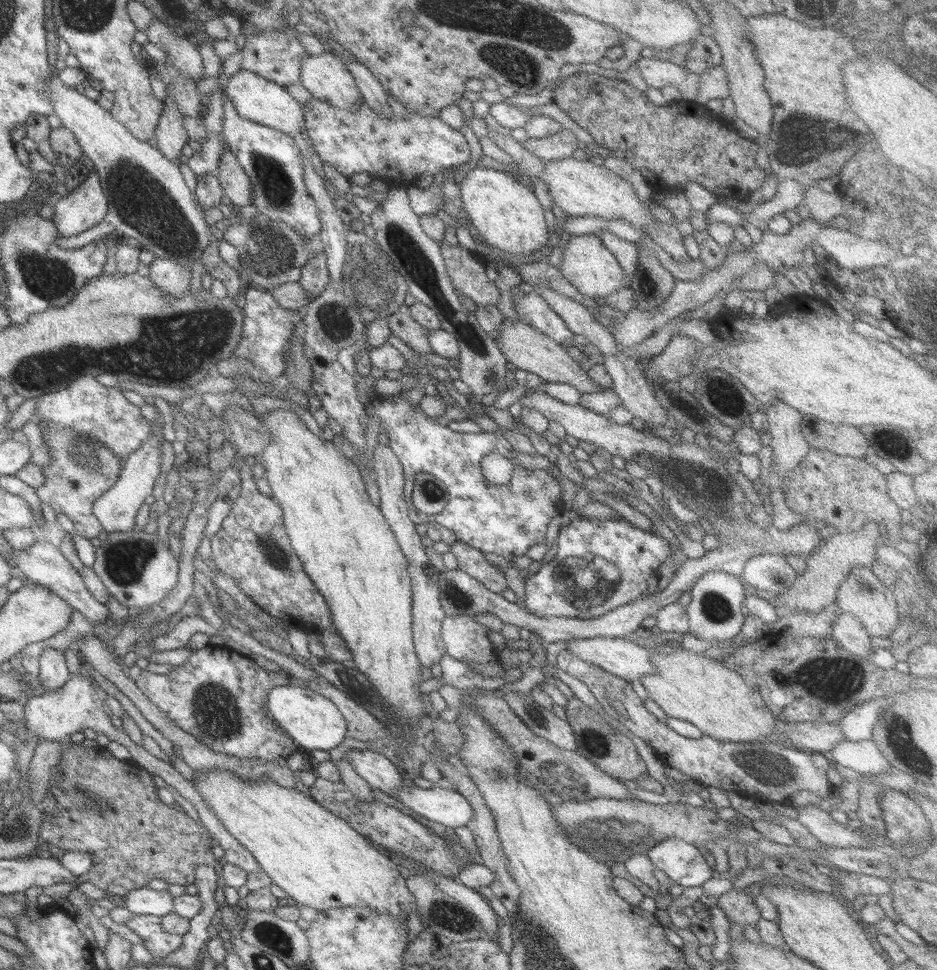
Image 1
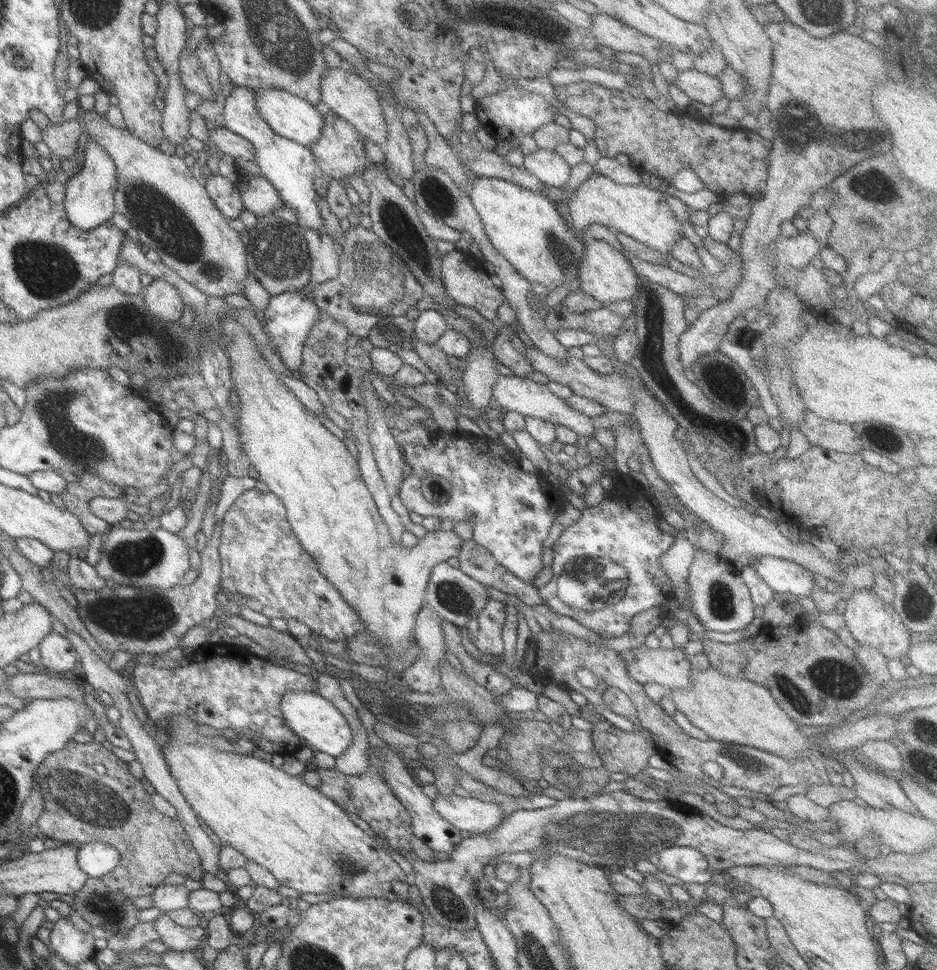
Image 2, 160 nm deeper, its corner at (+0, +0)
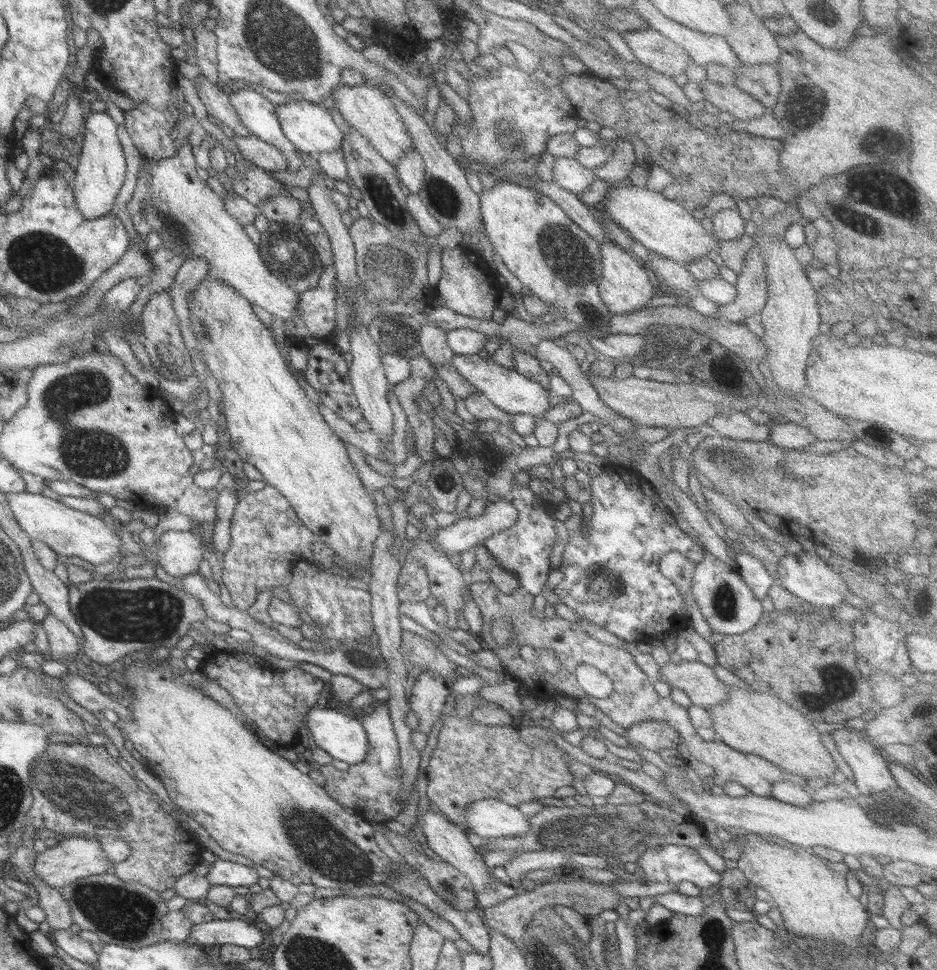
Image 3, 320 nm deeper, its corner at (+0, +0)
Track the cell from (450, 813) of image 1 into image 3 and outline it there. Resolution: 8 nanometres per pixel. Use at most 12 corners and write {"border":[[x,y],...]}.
{"border":[[494,798],[470,802],[467,830],[481,838],[530,829],[517,807]]}

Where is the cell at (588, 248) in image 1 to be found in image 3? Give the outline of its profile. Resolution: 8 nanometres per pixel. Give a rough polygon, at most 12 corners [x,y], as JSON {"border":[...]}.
{"border":[[599,244],[601,302],[612,314],[647,308],[661,291],[630,252]]}

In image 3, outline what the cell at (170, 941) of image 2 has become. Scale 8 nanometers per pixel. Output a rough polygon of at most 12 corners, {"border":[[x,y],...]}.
{"border":[[241,919],[192,925],[185,942],[202,948],[229,943],[249,949],[263,934]]}

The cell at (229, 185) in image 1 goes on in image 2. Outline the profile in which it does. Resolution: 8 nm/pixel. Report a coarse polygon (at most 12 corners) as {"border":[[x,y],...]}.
{"border":[[239,170],[232,182],[257,218],[284,207],[267,180]]}

